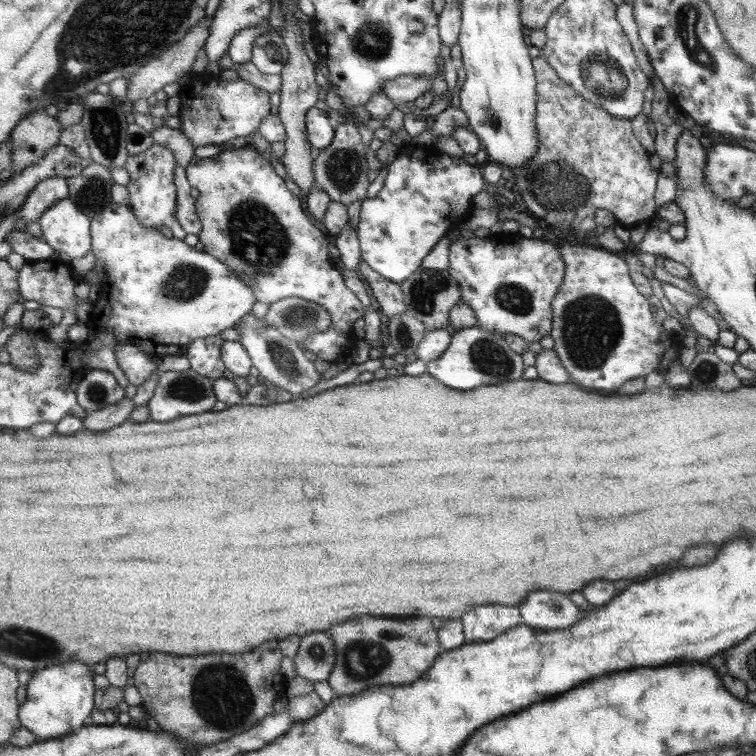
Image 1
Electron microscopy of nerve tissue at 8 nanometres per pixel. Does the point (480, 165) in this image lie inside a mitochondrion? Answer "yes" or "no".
no

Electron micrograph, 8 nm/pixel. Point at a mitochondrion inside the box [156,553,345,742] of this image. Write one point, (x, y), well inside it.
(222, 694)

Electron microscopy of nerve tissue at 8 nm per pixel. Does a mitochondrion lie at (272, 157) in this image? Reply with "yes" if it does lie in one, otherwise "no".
no

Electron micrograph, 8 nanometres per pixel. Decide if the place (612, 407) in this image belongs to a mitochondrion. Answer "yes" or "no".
no

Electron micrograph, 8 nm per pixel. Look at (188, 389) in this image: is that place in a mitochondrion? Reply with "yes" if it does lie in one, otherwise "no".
yes

